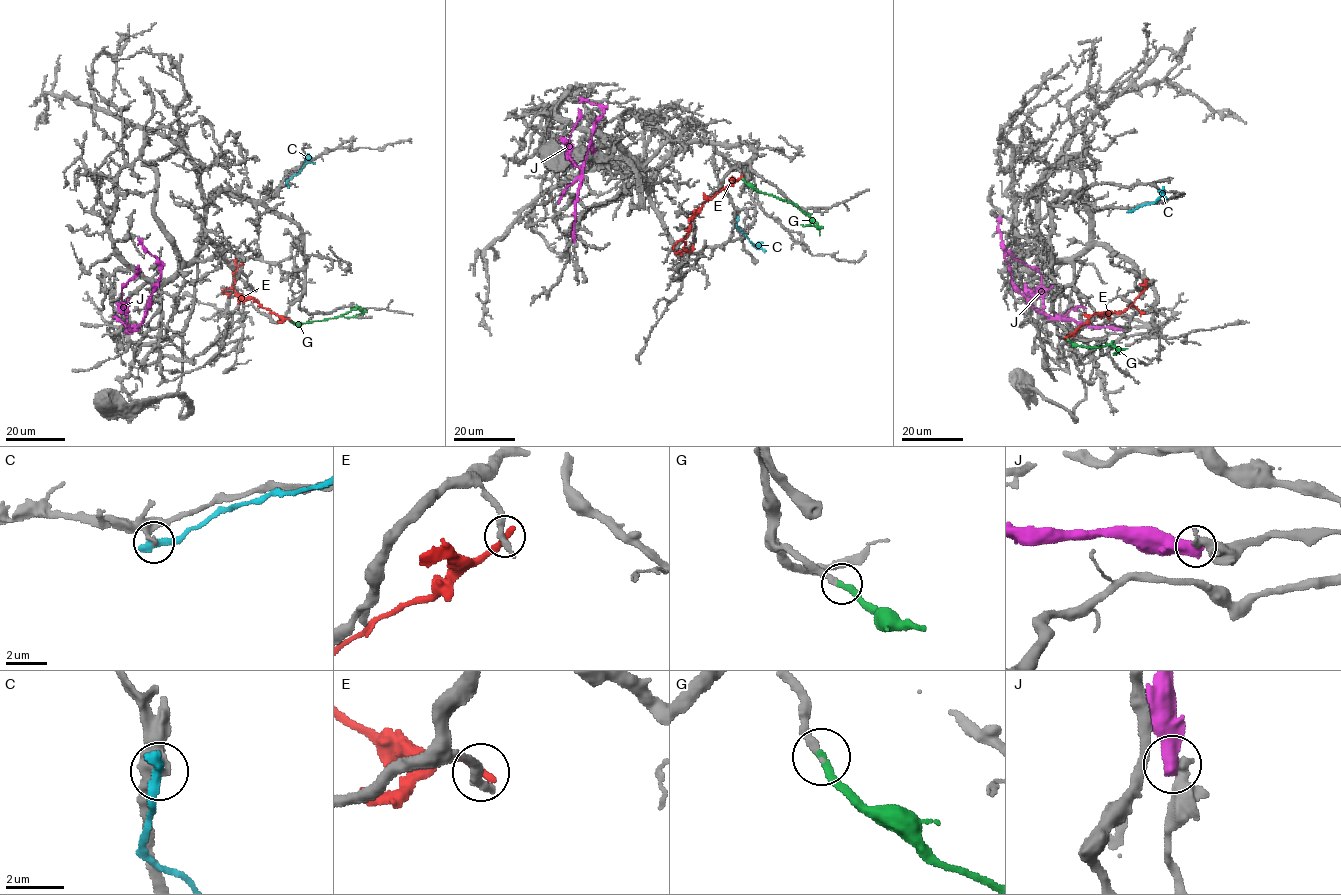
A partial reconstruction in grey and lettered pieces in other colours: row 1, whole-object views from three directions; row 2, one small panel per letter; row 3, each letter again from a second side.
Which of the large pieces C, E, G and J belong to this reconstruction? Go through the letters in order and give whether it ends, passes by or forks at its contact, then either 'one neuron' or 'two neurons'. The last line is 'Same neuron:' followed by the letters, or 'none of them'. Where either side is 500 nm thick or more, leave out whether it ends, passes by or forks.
C: it ends; two neurons
E: it ends; two neurons
G: it ends; one neuron
J: two neurons
Same neuron: G

